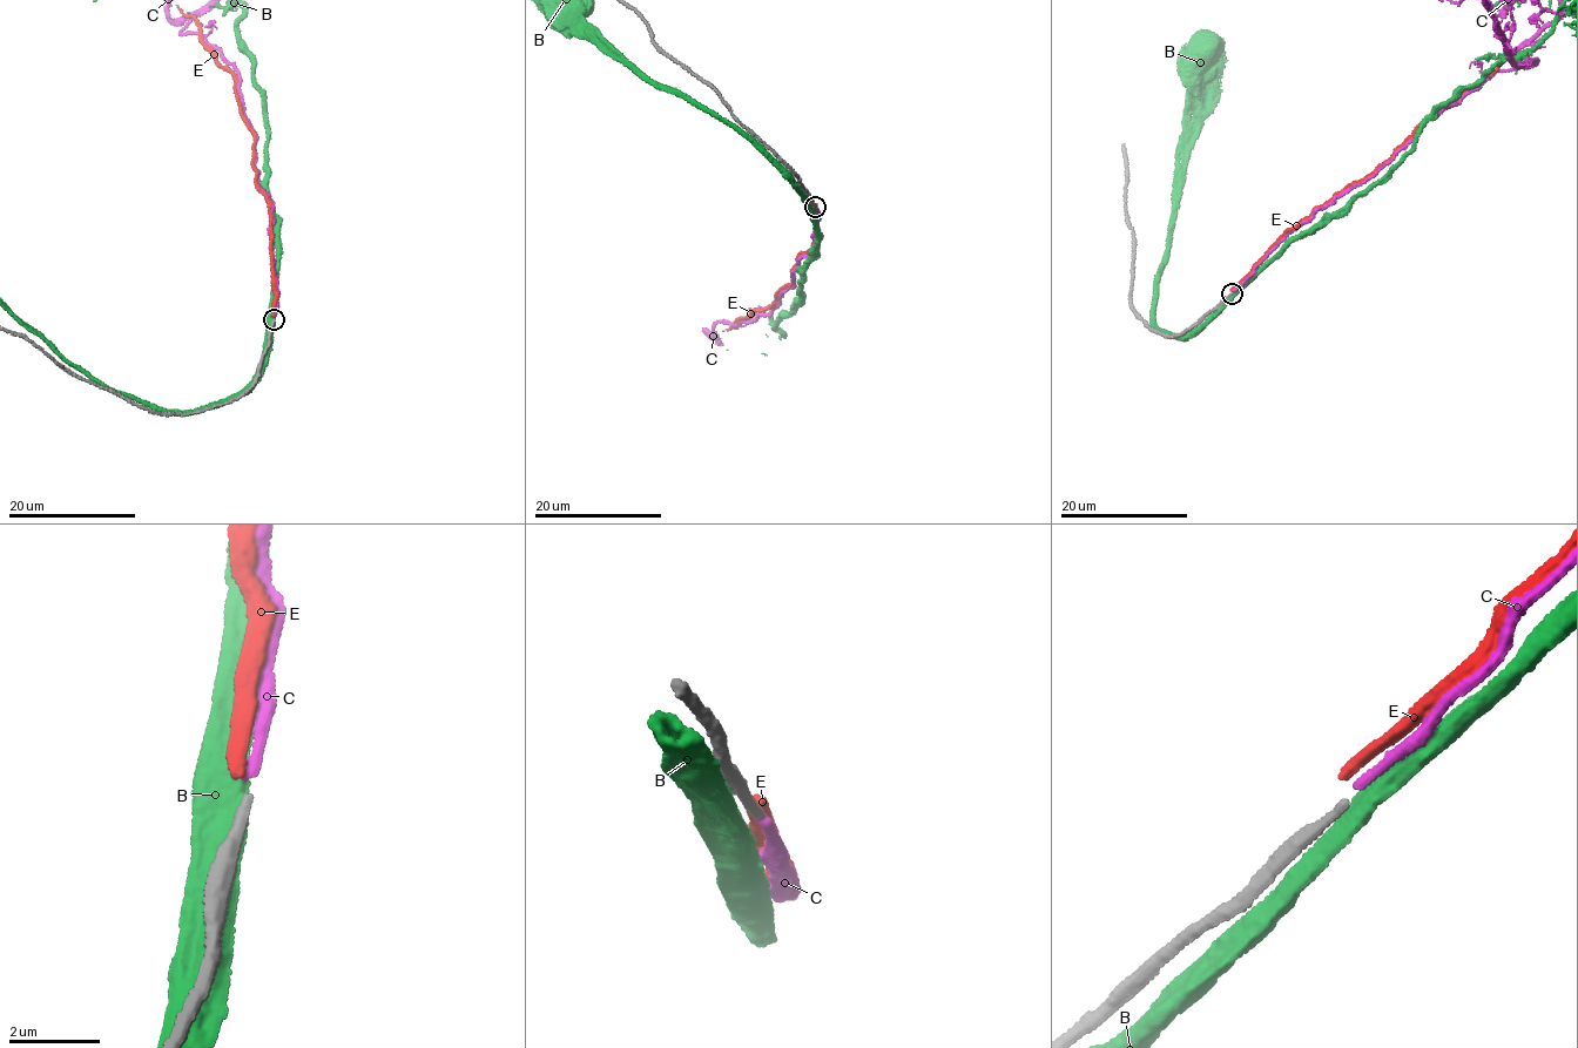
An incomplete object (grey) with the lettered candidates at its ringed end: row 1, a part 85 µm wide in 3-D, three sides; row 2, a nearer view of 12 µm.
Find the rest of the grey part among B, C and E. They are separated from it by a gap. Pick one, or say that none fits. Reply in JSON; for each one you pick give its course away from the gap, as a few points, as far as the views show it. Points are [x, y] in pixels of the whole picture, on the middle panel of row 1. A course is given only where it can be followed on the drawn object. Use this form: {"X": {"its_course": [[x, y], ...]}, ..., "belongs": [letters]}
{"belongs": ["C"]}

